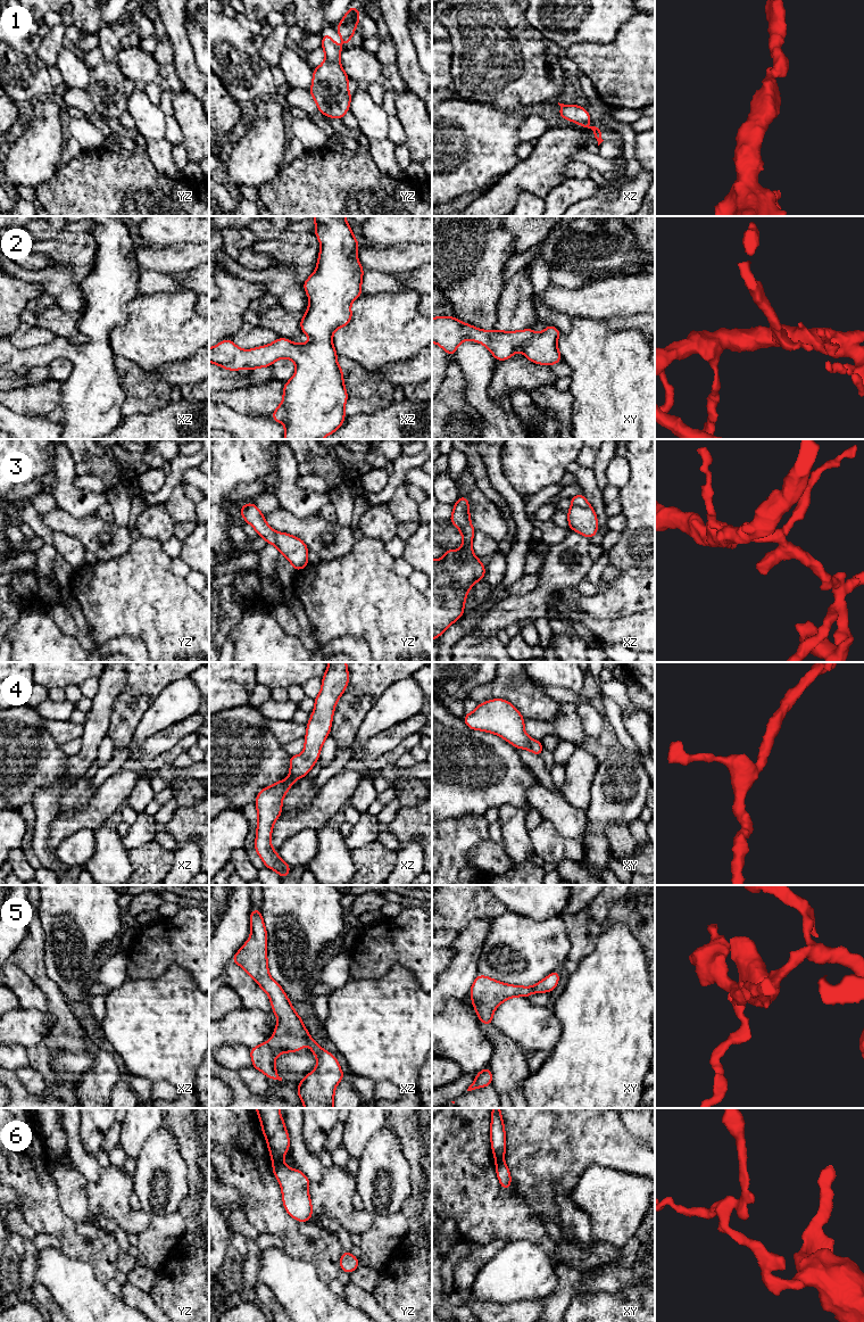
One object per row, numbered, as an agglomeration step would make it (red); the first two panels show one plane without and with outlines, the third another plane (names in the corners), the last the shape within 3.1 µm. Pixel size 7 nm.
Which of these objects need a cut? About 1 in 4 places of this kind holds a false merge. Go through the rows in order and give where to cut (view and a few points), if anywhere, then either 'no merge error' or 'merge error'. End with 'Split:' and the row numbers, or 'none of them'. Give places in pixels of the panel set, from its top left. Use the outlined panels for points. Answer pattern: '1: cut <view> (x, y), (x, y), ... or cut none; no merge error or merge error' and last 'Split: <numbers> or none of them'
1: cut none; no merge error
2: cut none; no merge error
3: cut none; no merge error
4: cut none; no merge error
5: cut none; no merge error
6: cut yz (282, 1162), (273, 1164); merge error
Split: 6

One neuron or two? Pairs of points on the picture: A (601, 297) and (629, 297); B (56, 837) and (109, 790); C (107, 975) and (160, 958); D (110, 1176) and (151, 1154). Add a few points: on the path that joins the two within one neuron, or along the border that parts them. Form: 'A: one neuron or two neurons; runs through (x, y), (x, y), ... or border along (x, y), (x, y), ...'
A: one neuron; runs through (608, 297), (622, 297)
B: one neuron; runs through (69, 824), (84, 818), (99, 803)
C: two neurons; border along (129, 950), (126, 975)
D: two neurons; border along (132, 1175), (132, 1189), (134, 1191)

